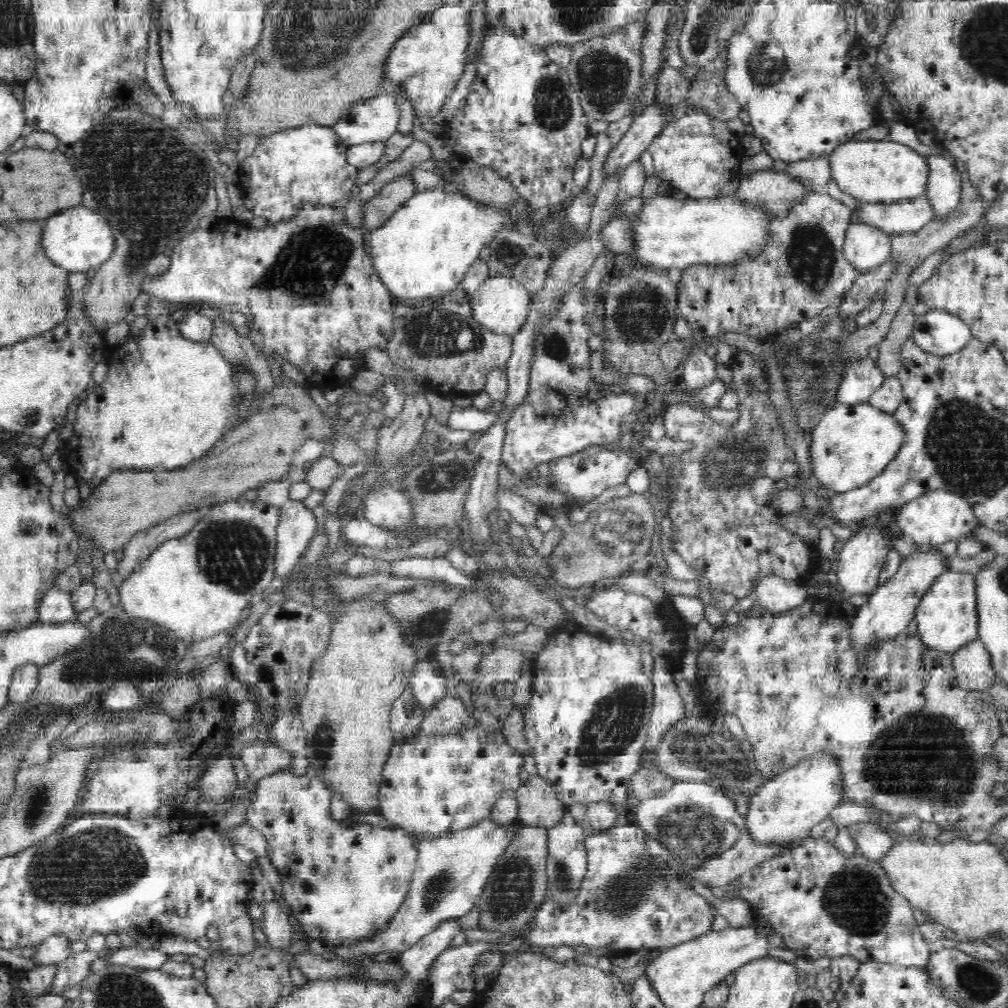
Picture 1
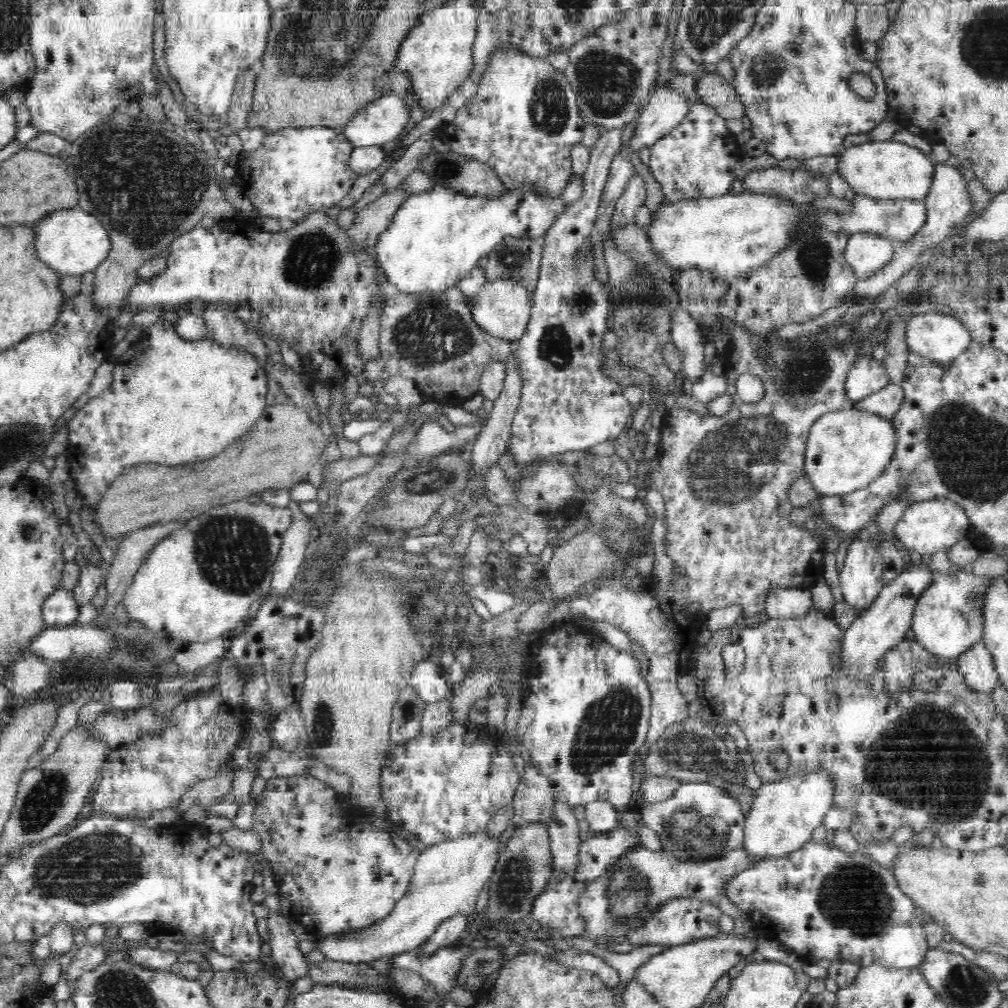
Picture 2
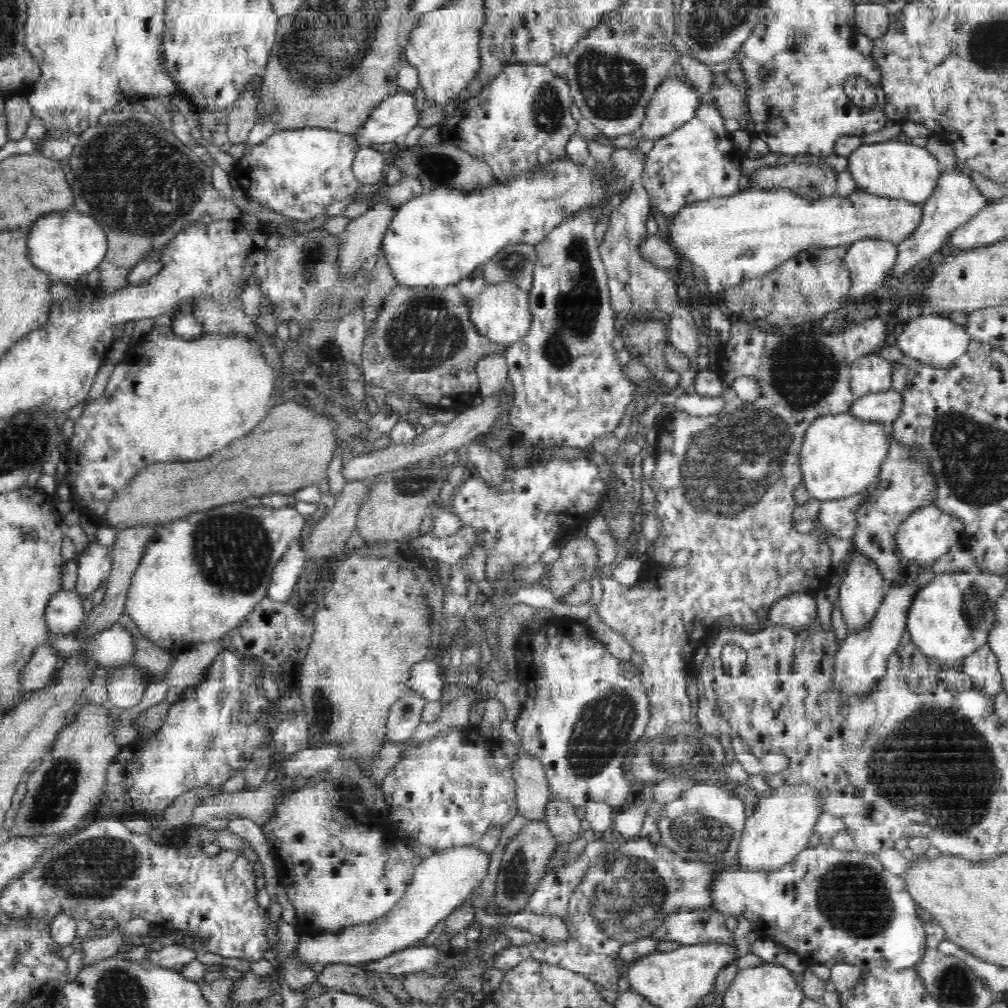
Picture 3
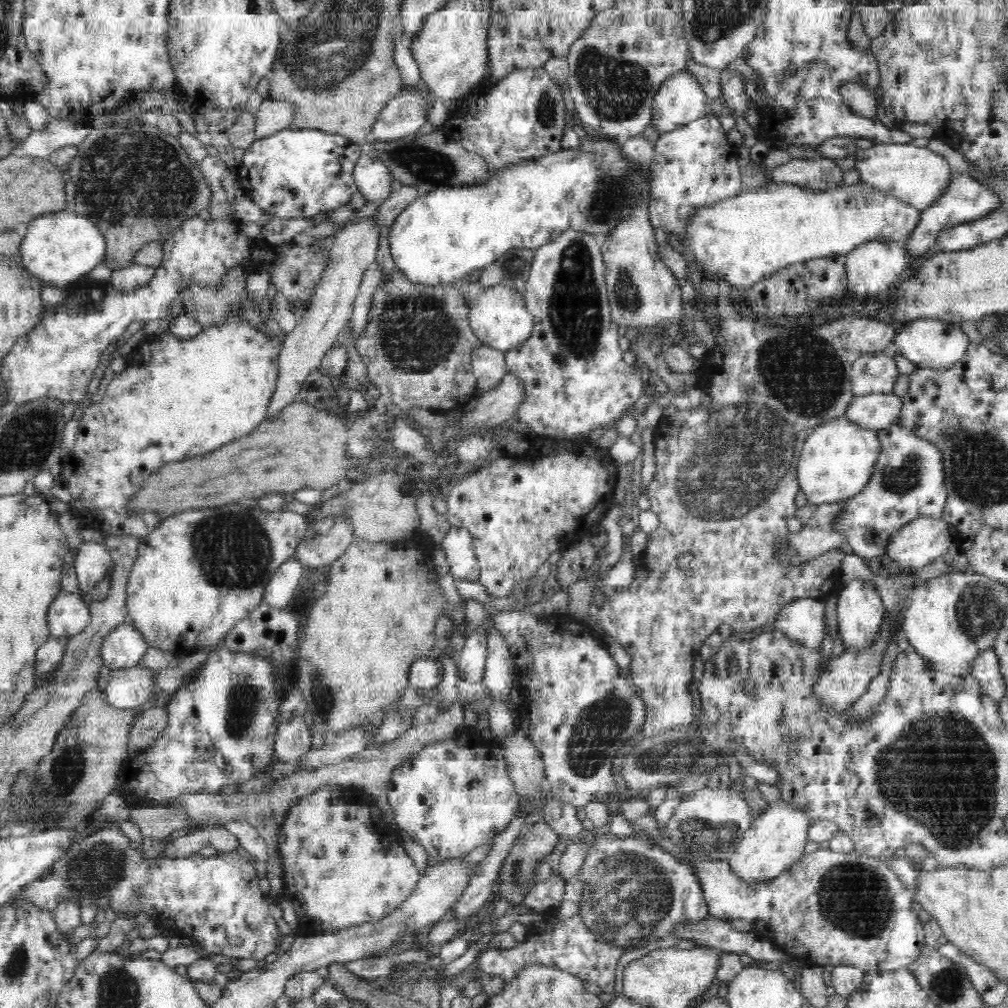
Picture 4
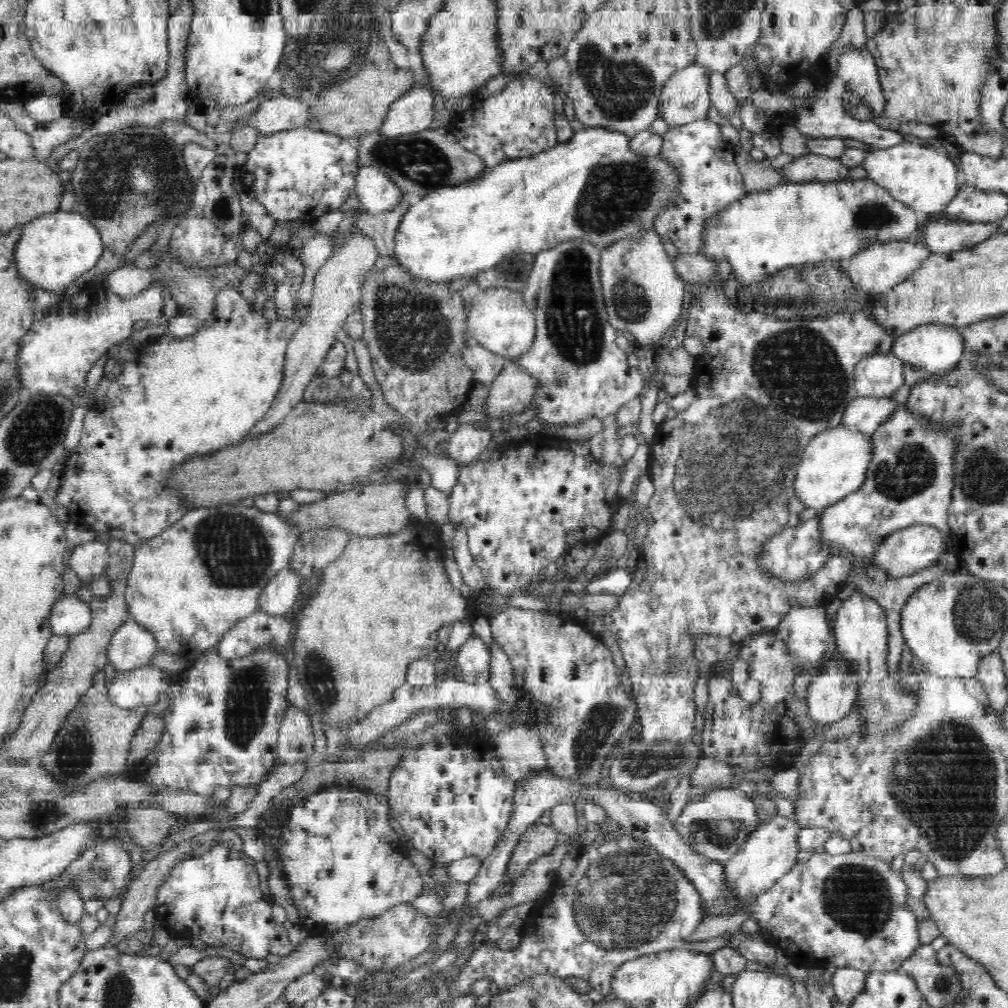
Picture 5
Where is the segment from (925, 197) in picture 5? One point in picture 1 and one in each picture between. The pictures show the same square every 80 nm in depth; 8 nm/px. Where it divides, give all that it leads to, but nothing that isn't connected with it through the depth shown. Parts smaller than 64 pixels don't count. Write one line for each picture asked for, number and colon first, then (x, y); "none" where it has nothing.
1: (873, 172)
2: (885, 170)
3: (895, 169)
4: (916, 175)

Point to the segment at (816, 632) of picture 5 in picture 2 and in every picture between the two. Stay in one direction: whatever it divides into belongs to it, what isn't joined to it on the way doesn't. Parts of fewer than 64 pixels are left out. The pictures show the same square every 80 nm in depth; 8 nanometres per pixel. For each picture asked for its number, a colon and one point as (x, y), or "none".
2: (781, 601)
3: (795, 608)
4: (801, 618)

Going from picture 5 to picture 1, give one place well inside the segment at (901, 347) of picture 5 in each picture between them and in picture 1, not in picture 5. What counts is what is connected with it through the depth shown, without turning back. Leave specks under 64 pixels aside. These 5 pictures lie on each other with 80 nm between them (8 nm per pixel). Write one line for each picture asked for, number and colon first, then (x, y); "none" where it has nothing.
1: (939, 331)
2: (933, 334)
3: (934, 339)
4: (933, 342)

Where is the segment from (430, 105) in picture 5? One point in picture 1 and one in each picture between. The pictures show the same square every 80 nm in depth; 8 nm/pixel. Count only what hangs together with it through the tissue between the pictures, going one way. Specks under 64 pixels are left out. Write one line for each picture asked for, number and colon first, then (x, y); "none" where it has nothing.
1: (372, 118)
2: (383, 119)
3: (393, 117)
4: (402, 115)

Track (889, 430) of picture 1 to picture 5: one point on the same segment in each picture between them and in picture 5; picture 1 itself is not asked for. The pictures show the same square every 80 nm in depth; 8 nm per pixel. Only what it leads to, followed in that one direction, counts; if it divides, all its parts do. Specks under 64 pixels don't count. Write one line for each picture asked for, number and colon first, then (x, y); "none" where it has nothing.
2: (846, 449)
3: (843, 454)
4: (837, 461)
5: (834, 464)

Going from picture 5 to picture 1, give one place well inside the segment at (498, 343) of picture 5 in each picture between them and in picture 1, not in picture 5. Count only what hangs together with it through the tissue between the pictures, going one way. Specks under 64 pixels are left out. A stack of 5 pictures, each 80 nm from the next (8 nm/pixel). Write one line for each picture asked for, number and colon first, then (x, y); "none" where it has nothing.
1: (500, 303)
2: (502, 307)
3: (501, 311)
4: (499, 316)

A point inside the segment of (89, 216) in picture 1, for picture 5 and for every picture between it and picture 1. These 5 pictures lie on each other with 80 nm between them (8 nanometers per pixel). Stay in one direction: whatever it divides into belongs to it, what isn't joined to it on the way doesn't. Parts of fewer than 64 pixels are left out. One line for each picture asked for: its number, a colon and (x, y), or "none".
2: (74, 241)
3: (68, 244)
4: (60, 247)
5: (56, 248)

